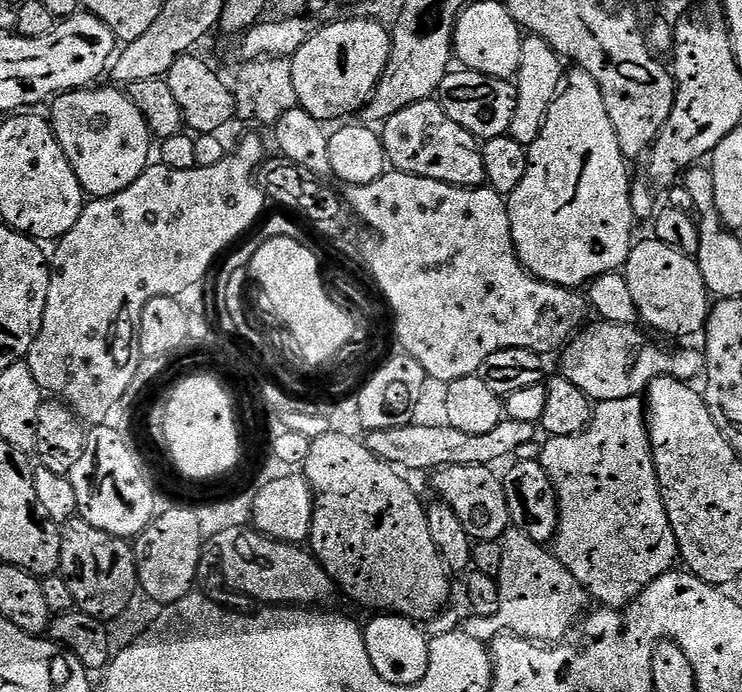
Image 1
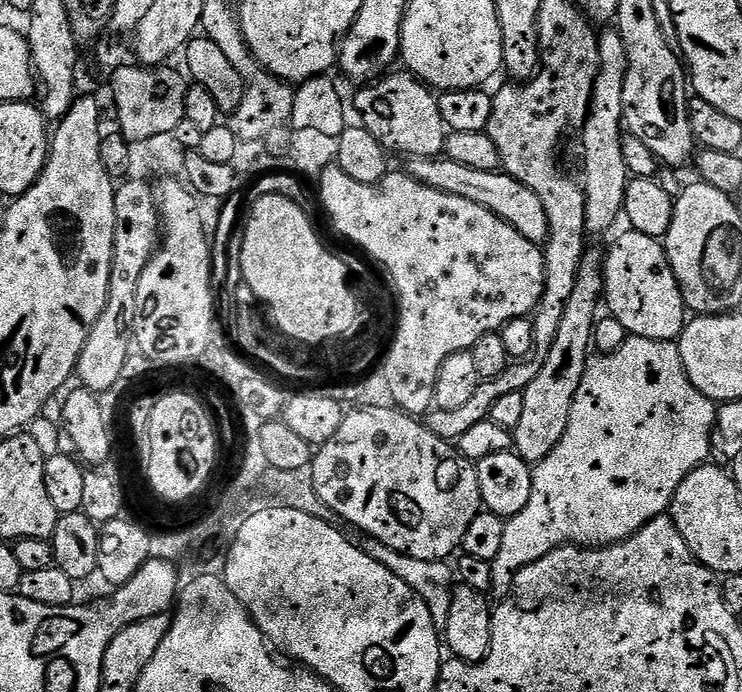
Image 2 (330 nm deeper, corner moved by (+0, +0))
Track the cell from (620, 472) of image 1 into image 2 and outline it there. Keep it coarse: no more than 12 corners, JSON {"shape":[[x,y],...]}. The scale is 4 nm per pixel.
{"shape":[[676,340],[591,357],[492,565],[665,515],[718,404]]}

